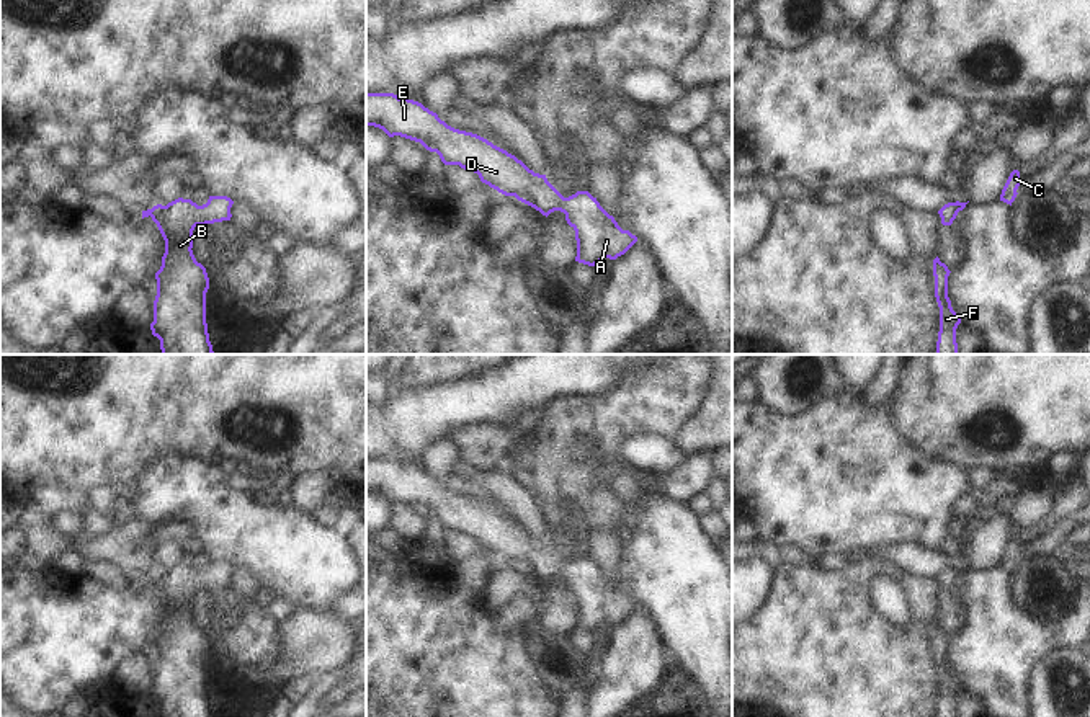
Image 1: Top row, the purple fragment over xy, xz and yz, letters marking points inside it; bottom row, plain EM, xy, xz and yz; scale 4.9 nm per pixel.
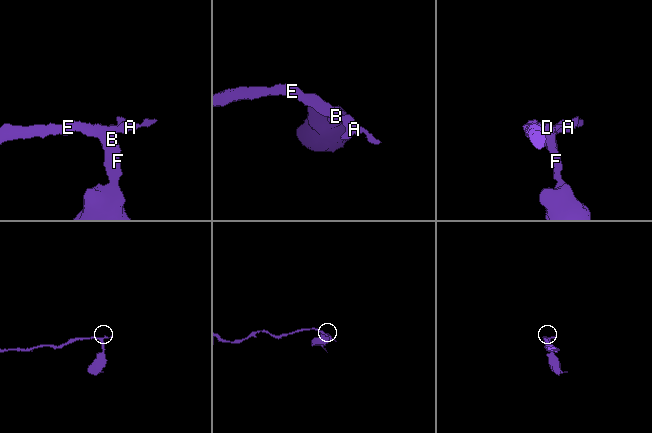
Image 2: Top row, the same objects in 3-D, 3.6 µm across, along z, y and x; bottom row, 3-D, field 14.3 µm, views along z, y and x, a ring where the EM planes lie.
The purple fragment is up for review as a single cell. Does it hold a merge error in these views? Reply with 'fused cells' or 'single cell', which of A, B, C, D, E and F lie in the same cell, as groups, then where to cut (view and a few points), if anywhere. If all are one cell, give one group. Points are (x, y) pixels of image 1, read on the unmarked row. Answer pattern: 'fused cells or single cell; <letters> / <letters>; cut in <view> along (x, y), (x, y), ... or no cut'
single cell; A B C D E F; no cut

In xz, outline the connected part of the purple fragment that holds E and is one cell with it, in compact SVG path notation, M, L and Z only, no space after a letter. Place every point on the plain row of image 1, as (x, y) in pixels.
M366 459L366 492L400 501L436 518L444 531L459 531L505 562L534 573L543 581L565 580L575 596L575 627L595 632L624 621L637 603L623 596L588 557L564 563L546 544L487 505L454 495L422 469L394 459Z

